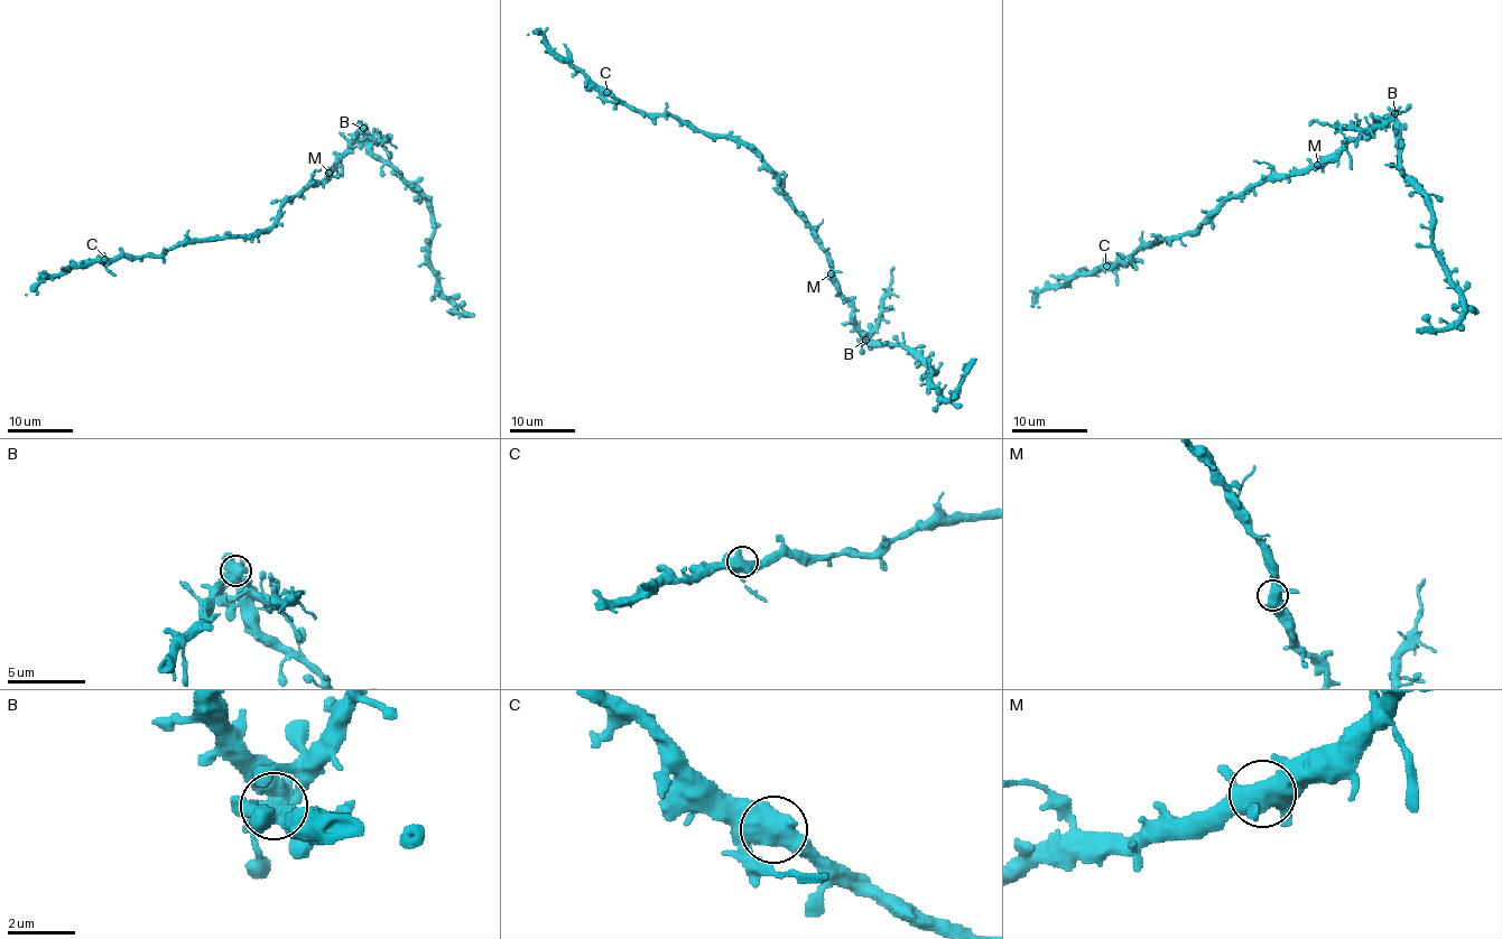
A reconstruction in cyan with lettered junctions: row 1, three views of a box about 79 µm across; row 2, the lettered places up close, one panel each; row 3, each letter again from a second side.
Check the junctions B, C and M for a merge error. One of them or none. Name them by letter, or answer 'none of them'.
B

